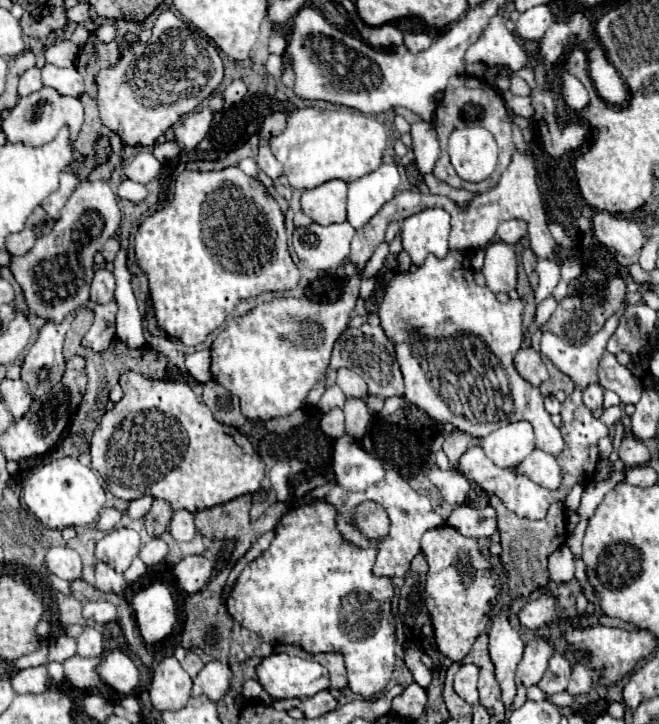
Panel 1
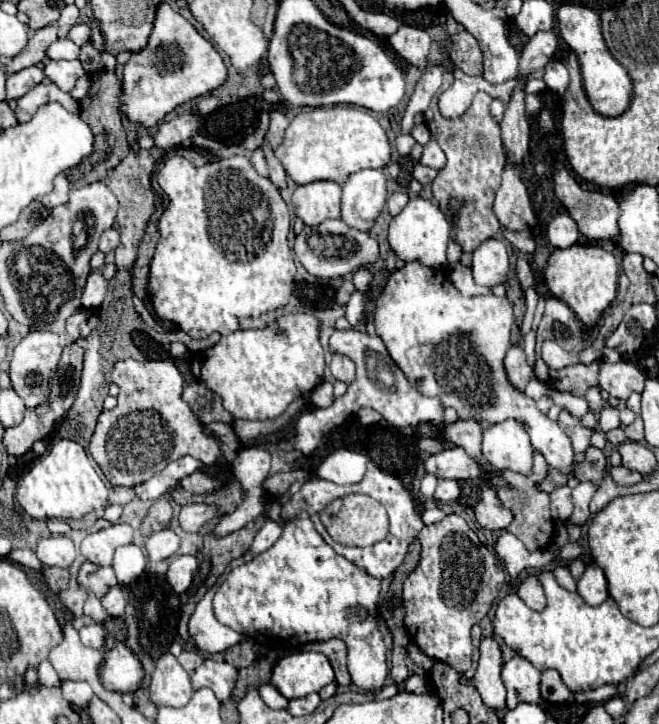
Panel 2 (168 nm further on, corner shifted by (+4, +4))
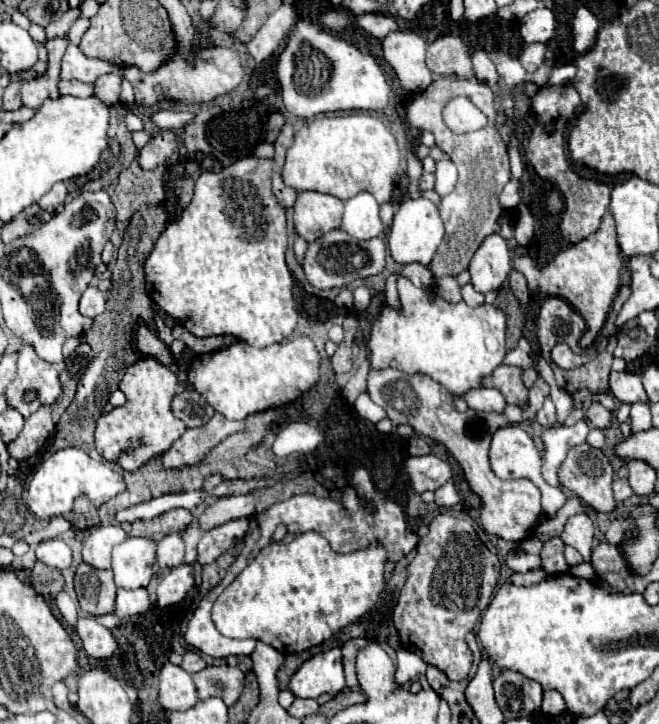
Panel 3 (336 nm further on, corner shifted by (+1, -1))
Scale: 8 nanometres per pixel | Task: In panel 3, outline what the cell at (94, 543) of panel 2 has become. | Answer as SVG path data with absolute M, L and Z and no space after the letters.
M119 525L95 529L93 535L83 543L83 561L95 569L111 569L111 551L125 539L127 533Z

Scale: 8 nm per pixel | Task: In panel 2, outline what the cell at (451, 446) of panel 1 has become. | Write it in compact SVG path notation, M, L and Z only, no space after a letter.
M422 438L422 440L418 442L418 448L420 448L420 454L436 454L436 452L440 452L444 446L442 446L442 442L438 442L438 440Z

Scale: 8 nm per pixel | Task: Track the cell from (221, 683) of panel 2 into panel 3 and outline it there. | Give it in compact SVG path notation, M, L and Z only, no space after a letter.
M231 665L205 667L199 673L193 673L193 681L199 693L199 699L221 697L227 707L231 707L243 691L243 671Z

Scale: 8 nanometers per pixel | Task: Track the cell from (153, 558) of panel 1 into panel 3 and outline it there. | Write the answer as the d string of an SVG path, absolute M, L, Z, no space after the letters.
M171 533L157 543L157 563L159 567L177 567L183 563L185 545L179 533Z

